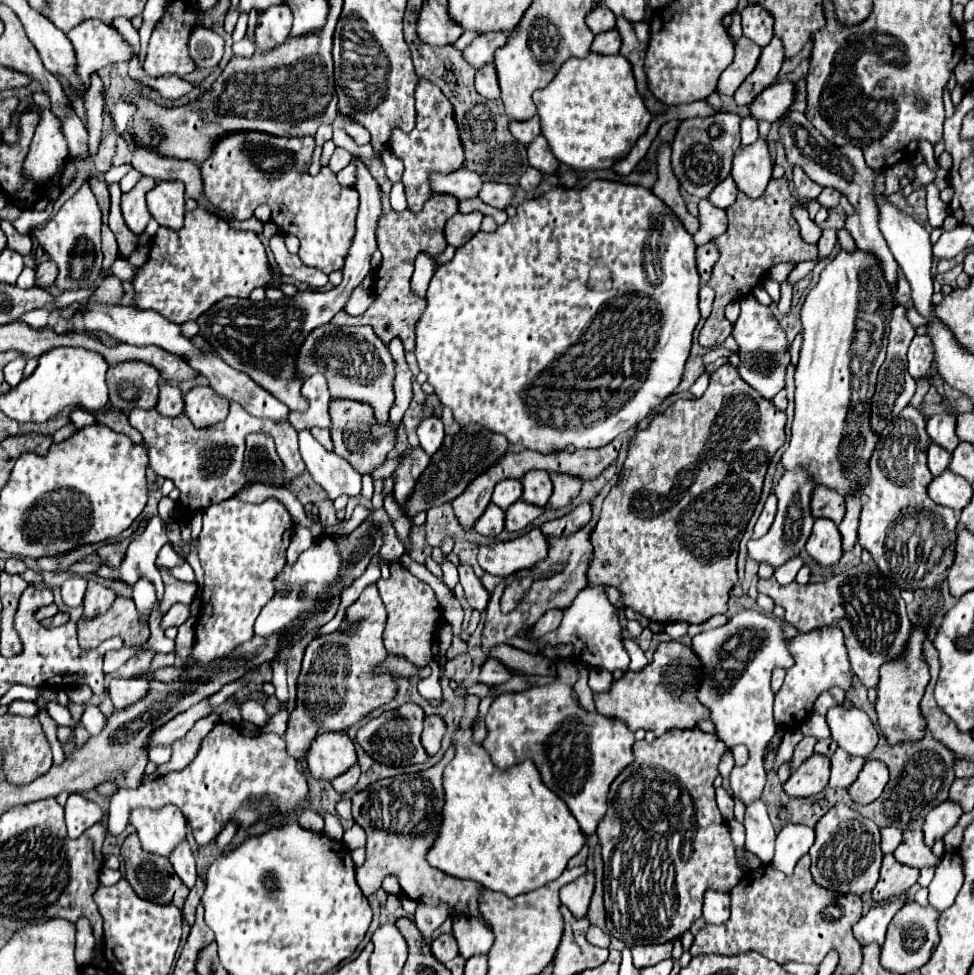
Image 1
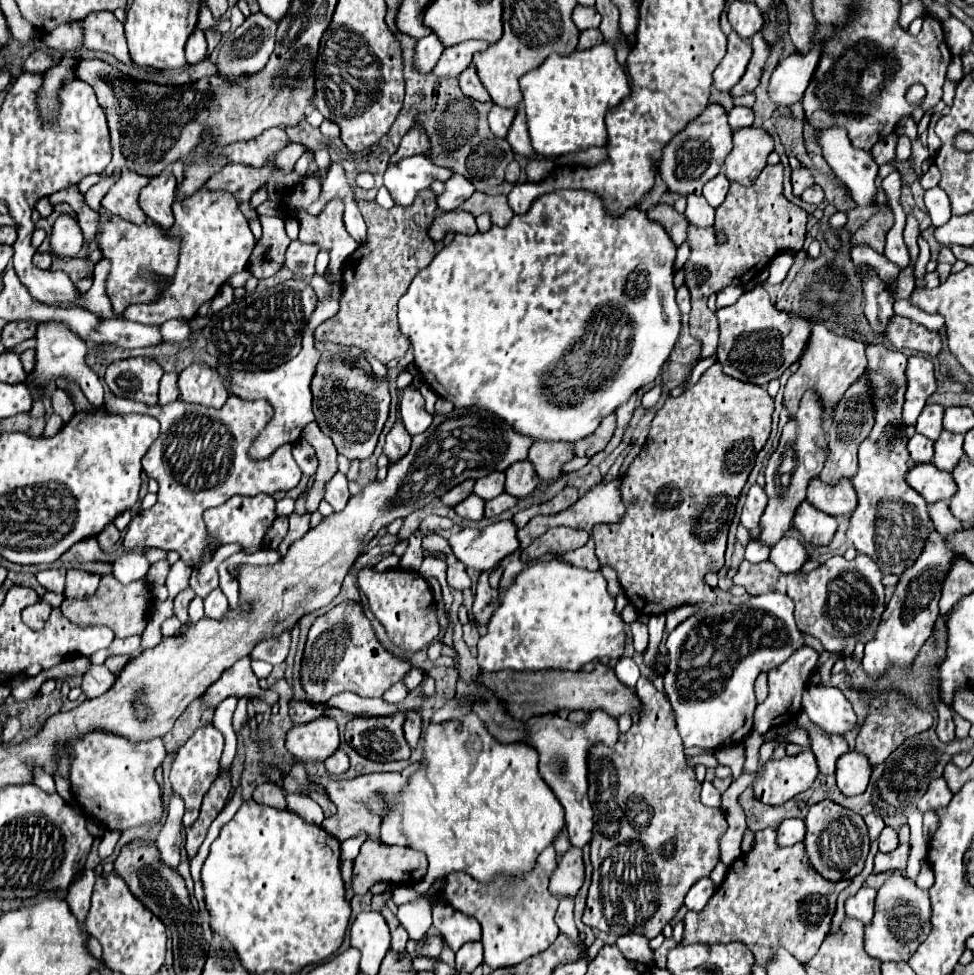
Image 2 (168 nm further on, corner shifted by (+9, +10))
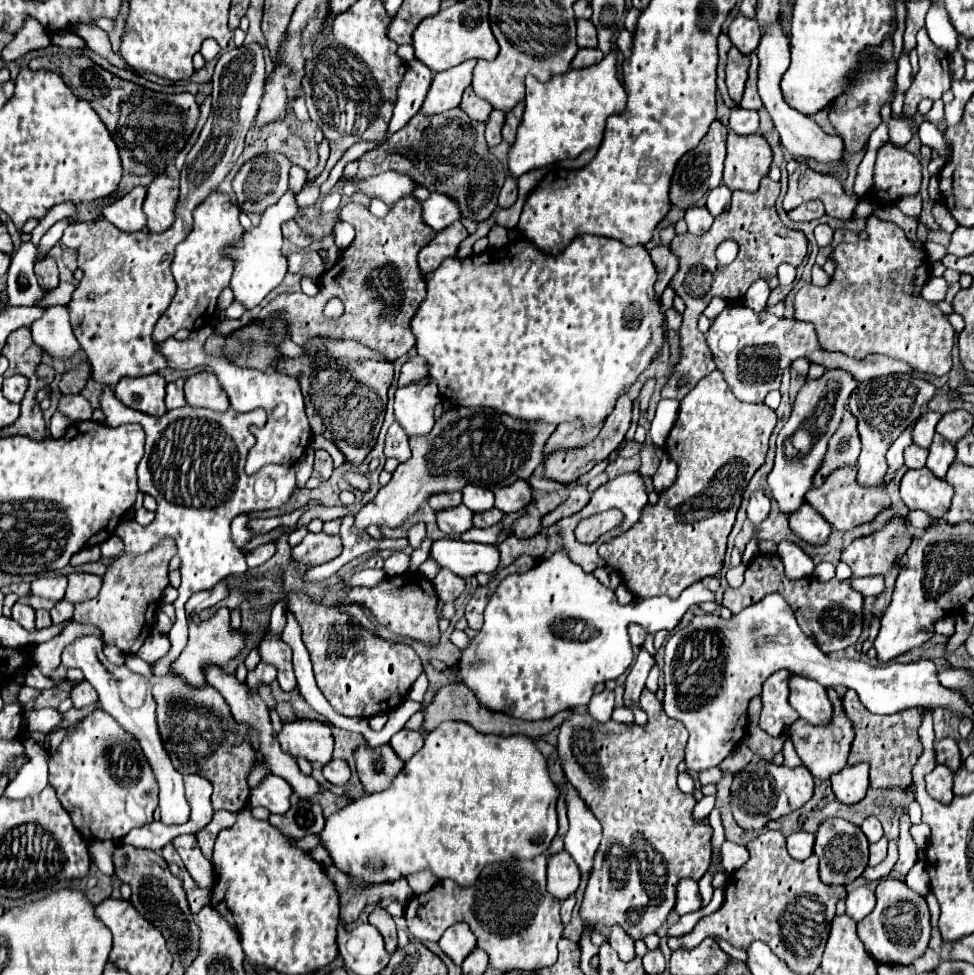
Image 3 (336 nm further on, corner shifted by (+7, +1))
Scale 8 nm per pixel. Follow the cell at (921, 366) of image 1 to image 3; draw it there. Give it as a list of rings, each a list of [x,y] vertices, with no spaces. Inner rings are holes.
[[[909,426],[909,428],[891,444],[891,448],[887,450],[887,464],[889,464],[889,468],[887,468],[887,474],[885,474],[885,484],[889,484],[889,482],[893,480],[893,474],[903,466],[903,450],[905,450],[909,444],[913,444],[913,440],[911,440],[911,428],[913,428],[913,426]]]

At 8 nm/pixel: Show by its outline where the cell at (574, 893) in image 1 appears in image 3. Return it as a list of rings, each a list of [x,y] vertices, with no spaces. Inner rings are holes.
[[[563,850],[559,854],[547,856],[547,892],[559,900],[565,900],[575,894],[579,886],[579,868],[575,860]]]

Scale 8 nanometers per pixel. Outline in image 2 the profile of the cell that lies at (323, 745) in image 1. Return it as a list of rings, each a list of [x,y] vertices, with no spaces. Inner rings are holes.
[[[319,717],[305,725],[295,725],[287,733],[289,753],[301,761],[325,761],[339,749],[339,729],[337,723],[329,717]]]

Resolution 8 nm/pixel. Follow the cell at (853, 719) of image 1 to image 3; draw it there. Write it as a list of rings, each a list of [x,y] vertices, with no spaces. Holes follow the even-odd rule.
[[[793,674],[789,678],[789,704],[797,710],[803,720],[813,726],[829,722],[833,714],[825,688],[803,674]]]

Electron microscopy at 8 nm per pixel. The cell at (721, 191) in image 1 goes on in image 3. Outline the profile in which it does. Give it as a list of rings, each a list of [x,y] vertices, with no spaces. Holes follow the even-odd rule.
[[[725,184],[717,186],[707,196],[707,208],[713,216],[719,216],[721,212],[725,212],[729,208],[729,204],[731,204],[731,190]]]

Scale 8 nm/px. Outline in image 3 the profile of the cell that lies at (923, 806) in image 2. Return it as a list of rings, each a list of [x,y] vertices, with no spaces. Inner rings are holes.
[[[935,766],[931,774],[925,776],[925,786],[931,798],[941,804],[949,804],[953,800],[953,774],[947,766]]]

